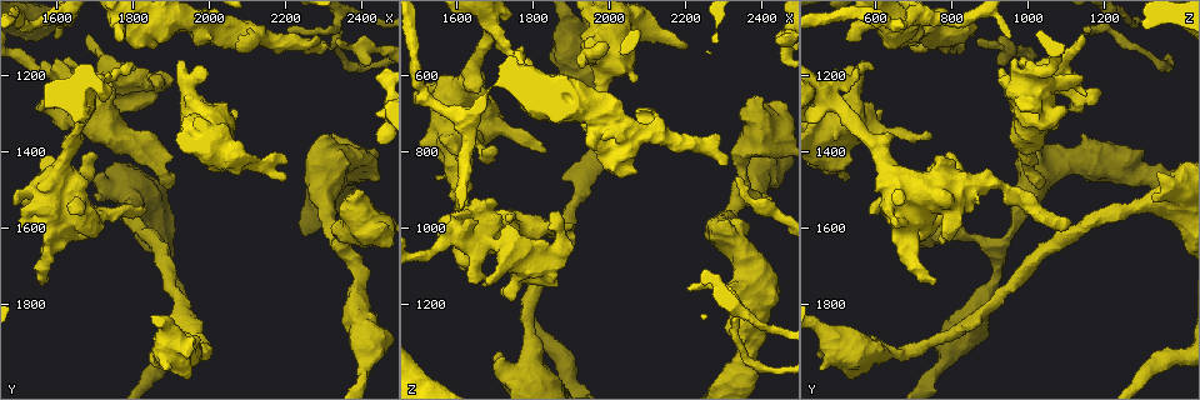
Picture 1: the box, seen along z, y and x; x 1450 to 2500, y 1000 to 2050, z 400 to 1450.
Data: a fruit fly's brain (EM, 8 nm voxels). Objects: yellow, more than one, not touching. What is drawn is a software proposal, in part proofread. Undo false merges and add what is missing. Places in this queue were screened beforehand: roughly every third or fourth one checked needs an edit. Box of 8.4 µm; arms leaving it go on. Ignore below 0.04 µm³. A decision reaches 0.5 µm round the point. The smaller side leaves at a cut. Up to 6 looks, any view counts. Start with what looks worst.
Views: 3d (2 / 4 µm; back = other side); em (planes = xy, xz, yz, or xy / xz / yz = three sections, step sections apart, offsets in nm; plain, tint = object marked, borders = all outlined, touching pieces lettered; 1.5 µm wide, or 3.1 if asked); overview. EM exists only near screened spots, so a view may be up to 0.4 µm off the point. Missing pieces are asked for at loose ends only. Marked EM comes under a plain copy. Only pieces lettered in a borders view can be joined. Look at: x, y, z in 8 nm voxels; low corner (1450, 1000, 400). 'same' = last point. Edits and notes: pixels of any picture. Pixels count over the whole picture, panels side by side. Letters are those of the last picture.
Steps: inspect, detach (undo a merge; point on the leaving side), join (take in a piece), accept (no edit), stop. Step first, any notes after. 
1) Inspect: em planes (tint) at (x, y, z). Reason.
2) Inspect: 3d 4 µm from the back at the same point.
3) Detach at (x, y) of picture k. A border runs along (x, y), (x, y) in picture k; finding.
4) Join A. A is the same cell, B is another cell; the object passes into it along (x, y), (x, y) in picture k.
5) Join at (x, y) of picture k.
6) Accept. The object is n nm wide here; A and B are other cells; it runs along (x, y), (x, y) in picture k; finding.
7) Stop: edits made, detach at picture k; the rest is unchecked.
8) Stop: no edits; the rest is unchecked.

Inspect: em planes (borders) at (1625, 1575, 1105). An open end.

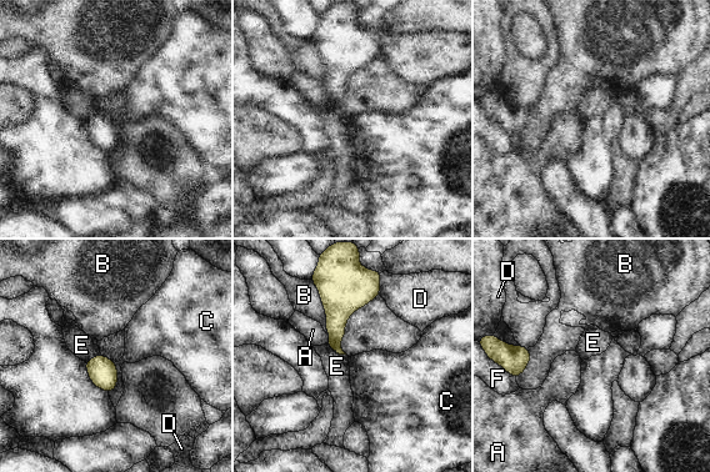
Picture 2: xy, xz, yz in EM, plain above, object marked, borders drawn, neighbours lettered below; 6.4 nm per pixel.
Accept. The longest contact is with B, 360 nm; A, B, C, D, E and F are other cells; a border runs along (115, 362), (116, 386), (109, 393) in picture 2; none of them fits.

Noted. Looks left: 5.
Inspect: em planes (tint) at (1830, 1555, 805). Free end.

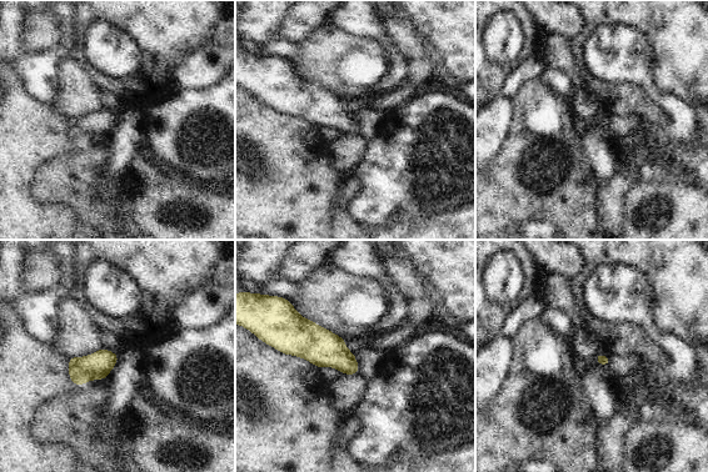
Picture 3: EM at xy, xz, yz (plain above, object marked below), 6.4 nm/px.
Inspect: em planes (borders) at the same point.

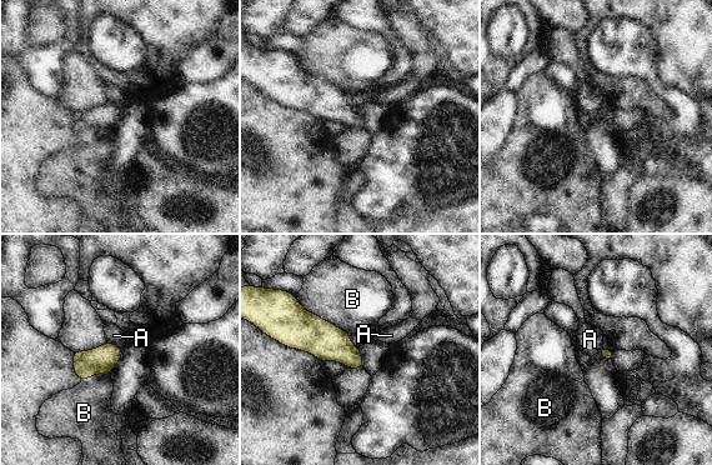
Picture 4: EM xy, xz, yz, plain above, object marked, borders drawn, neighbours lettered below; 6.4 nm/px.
Accept. A and B are other cells; a border runs along (108, 341), (123, 349) in picture 4; none of them fits.

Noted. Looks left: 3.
Inspect: em xz step 8 (borders) at (2275, 1385, 1000). Stops while still wide.

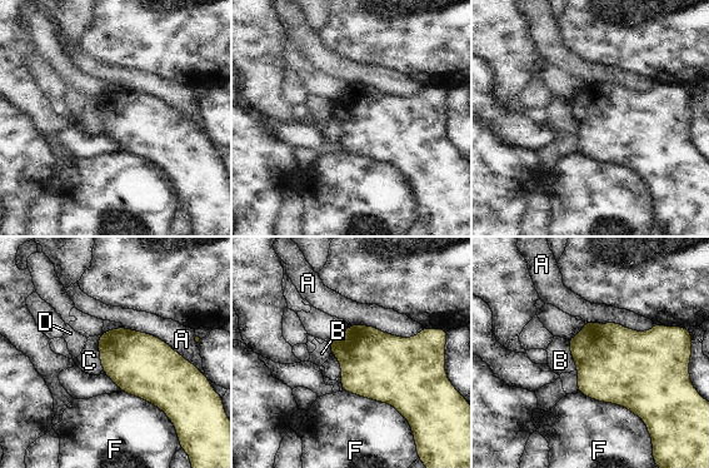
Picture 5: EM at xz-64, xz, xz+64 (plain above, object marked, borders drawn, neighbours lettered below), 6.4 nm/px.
Inspect: em planes (borders) at the same point.

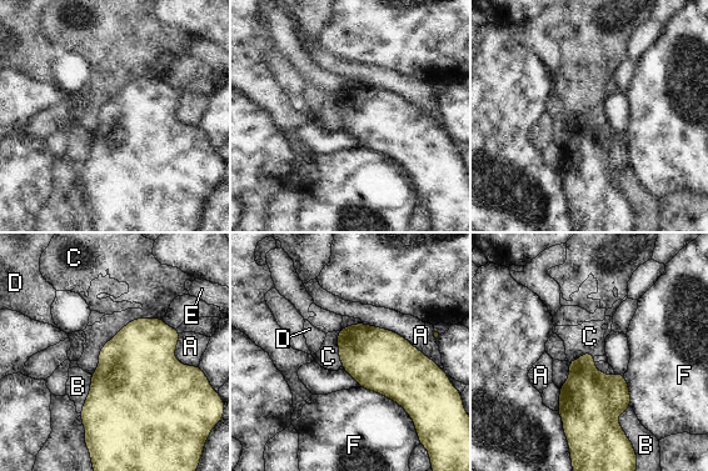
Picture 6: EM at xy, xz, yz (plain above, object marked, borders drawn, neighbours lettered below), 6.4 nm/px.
Accept. A, B, C, D, E and F are other cells; a border runs along (161, 317), (124, 325), (91, 375) in picture 6; none of them fits.

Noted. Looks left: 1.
Stop: no edits; the rest is unchecked.

